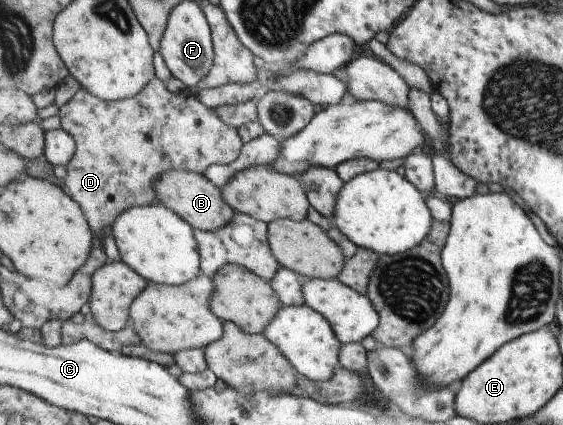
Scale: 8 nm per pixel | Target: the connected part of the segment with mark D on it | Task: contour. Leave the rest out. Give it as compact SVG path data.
M158 77L154 78L136 97L113 102L96 97L94 94L91 94L89 90L81 87L69 102L66 102L59 108L58 115L62 121L62 128L72 135L77 143L76 155L67 165L67 178L64 180L64 184L68 188L68 193L82 206L82 209L85 210L86 217L89 218L89 224L93 228L95 237L98 236L101 240L103 239L102 231L104 231L104 227L109 226L112 234L114 220L116 220L122 212L125 212L127 209L133 208L134 206L143 206L151 204L152 202L160 202L157 199L157 193L155 192L155 181L164 172L177 169L203 174L211 165L233 164L234 161L241 156L241 151L245 144L239 130L229 126L214 109L210 109L210 106L204 105L195 91L185 89L177 93L172 93L172 91L166 87L165 81L162 81L162 79Z

